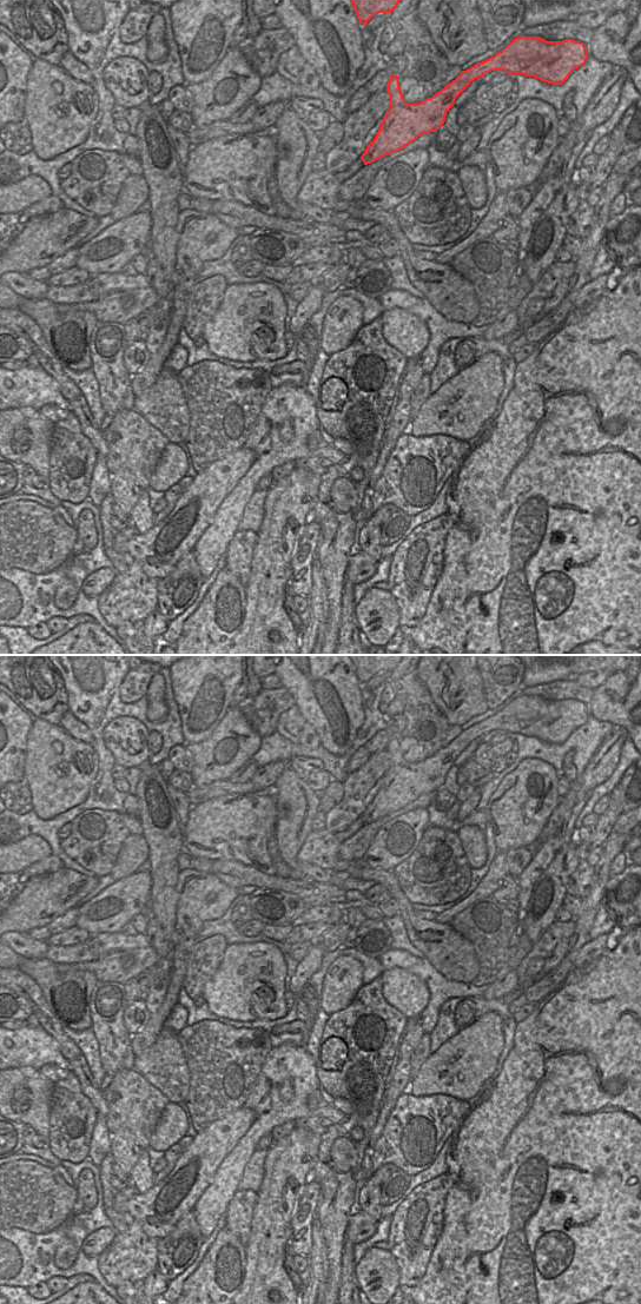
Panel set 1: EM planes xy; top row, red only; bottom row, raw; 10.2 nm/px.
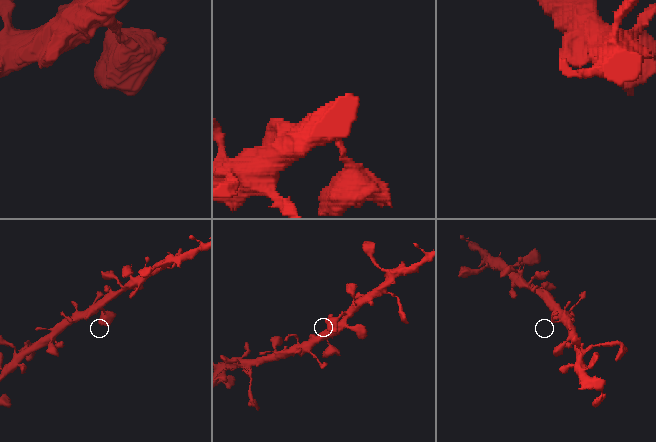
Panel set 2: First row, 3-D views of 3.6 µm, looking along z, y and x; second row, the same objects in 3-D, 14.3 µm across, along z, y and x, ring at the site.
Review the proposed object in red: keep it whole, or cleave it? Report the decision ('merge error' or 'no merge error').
no merge error

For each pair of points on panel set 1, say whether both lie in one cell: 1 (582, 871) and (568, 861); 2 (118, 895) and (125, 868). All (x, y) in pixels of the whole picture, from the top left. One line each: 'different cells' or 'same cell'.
1: different cells
2: different cells

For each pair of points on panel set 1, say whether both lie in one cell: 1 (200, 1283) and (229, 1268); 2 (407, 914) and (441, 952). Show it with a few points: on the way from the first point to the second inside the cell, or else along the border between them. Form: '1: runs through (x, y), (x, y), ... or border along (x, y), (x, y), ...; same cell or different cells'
1: runs through (207, 1283), (213, 1283), (222, 1275); same cell
2: runs through (414, 925), (415, 933), (424, 942), (430, 942); same cell

